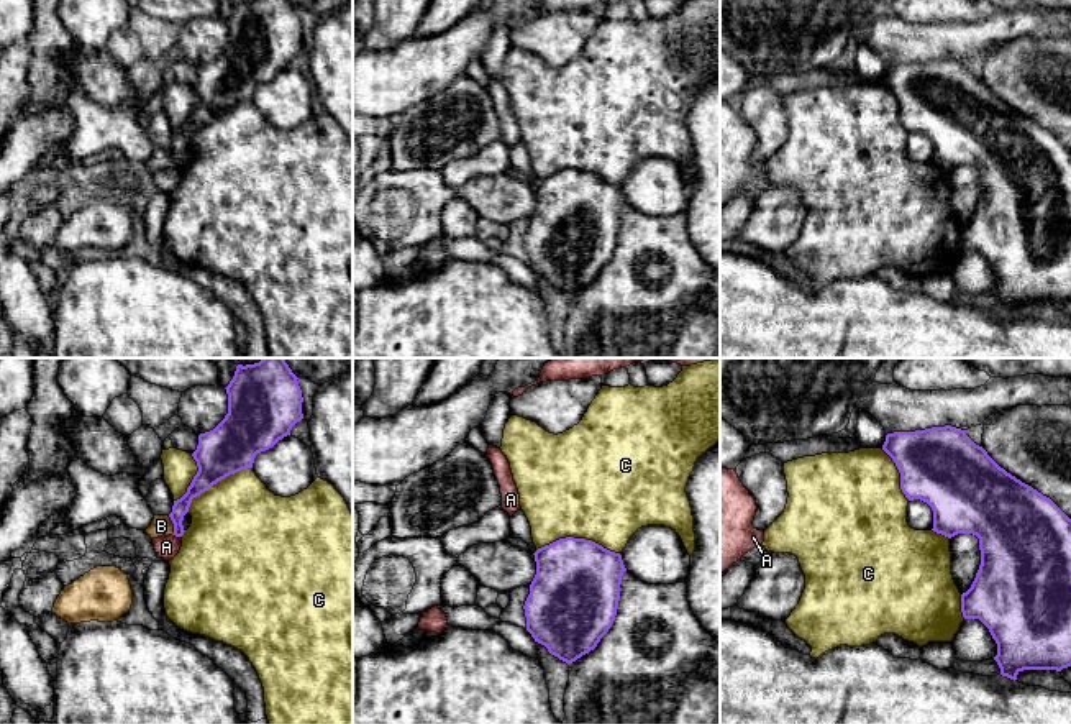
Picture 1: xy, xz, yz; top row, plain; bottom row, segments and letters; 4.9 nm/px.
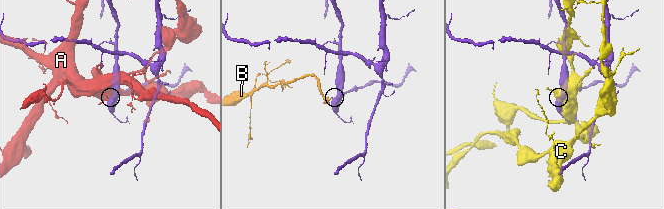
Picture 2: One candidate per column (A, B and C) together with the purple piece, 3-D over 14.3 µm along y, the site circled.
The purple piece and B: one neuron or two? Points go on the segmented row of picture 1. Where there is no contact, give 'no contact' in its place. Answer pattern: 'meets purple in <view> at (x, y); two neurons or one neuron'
meets purple in xy at (174, 526); two neurons

